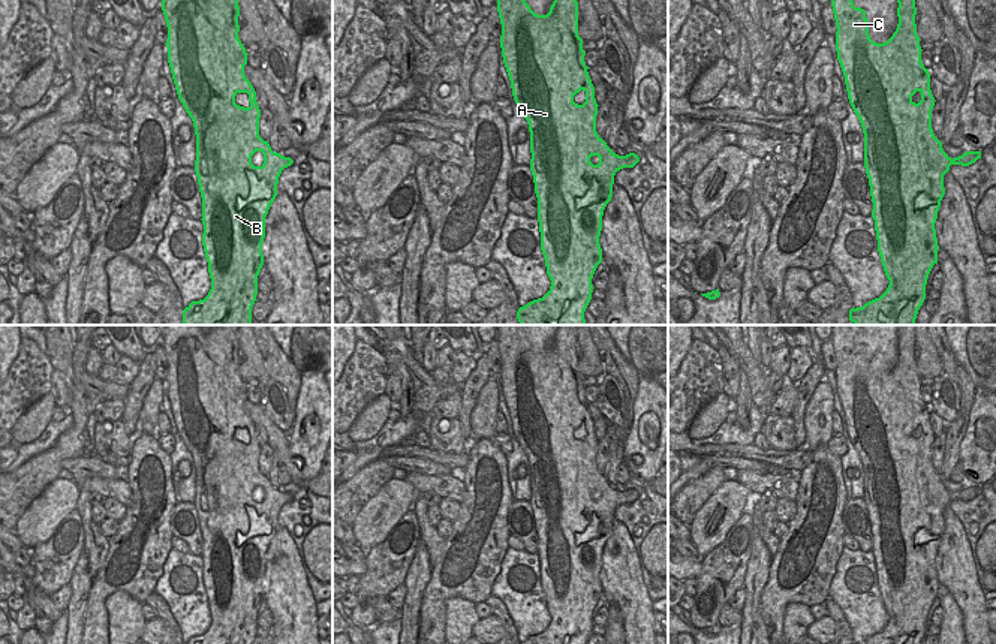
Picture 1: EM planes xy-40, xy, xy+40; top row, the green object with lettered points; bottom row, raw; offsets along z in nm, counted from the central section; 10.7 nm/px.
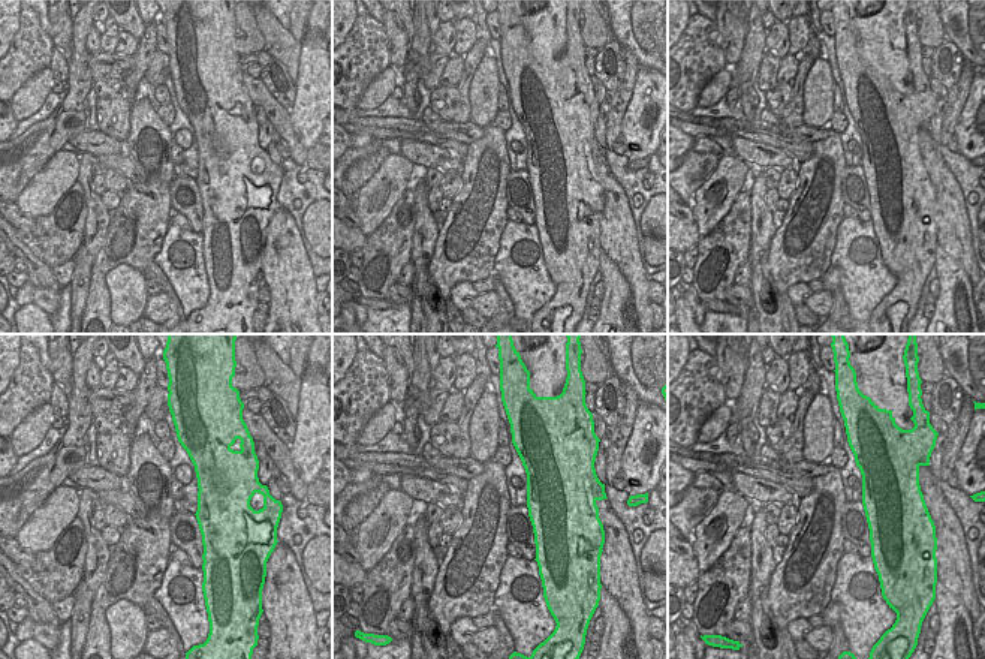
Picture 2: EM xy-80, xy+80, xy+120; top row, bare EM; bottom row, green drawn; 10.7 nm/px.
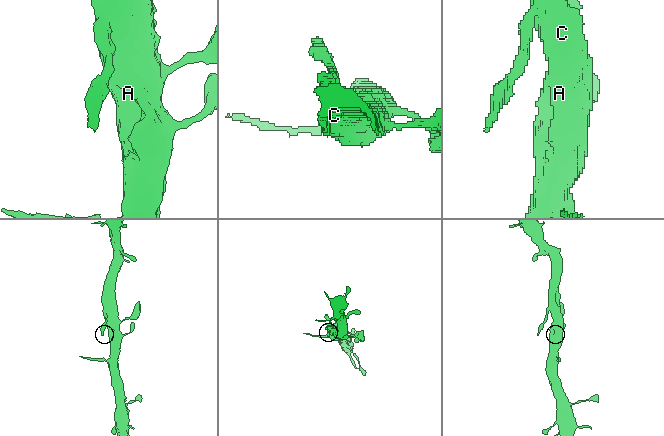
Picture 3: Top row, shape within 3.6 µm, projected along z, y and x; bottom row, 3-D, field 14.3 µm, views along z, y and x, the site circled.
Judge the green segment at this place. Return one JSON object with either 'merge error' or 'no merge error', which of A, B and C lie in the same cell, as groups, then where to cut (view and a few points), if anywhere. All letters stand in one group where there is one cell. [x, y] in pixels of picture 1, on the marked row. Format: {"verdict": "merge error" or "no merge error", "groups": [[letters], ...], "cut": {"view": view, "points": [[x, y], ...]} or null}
{"verdict": "no merge error", "groups": [["A", "B", "C"]], "cut": null}

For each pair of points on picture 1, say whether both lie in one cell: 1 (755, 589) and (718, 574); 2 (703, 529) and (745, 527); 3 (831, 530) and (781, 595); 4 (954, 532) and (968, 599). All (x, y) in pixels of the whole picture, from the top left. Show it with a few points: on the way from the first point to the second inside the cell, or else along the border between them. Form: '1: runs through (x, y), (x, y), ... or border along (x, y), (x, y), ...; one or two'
1: border along (752, 548), (742, 586); two
2: border along (742, 512), (725, 538), (707, 553); two
3: runs through (820, 550), (818, 571), (800, 584); one
4: runs through (956, 548), (956, 571), (962, 583); one

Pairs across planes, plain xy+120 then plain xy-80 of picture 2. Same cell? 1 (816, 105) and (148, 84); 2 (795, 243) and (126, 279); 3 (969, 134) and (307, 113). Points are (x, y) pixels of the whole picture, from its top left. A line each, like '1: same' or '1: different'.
1: same
2: different
3: same

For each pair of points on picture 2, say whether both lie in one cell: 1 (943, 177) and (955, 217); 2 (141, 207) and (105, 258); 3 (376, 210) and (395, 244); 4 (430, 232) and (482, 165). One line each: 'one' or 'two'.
1: one
2: one
3: two
4: two

